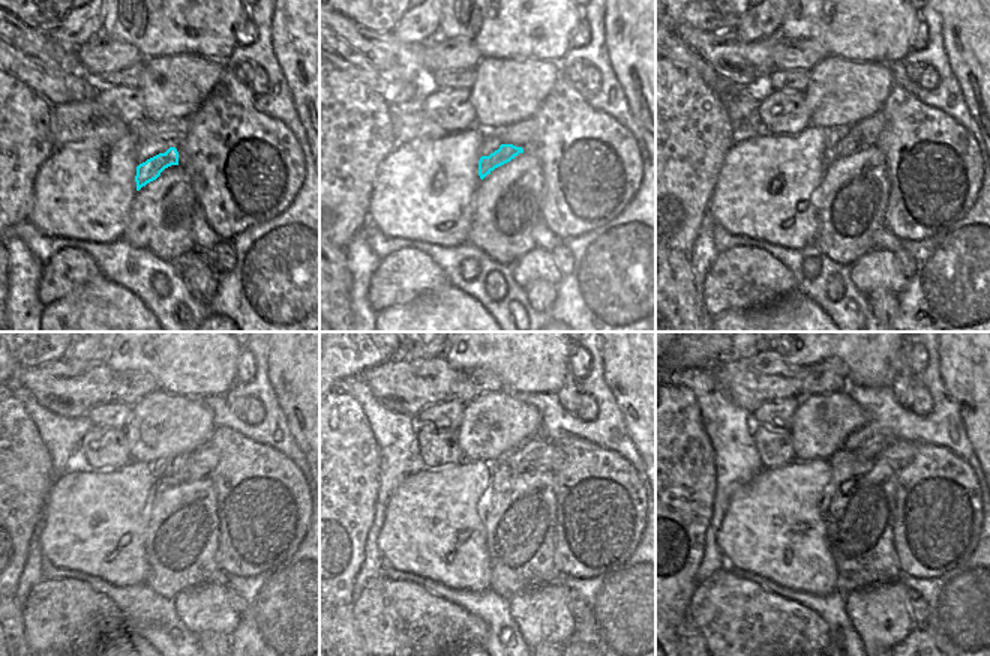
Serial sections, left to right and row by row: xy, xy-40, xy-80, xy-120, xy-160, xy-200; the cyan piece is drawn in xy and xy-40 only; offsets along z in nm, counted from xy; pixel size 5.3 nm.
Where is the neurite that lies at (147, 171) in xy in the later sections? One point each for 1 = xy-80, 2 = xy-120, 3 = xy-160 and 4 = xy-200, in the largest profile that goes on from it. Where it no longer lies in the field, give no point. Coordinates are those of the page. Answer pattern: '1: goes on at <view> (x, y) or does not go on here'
1: goes on at xy-80 (846, 146)
2: goes on at xy-120 (177, 475)
3: goes on at xy-160 (522, 458)
4: goes on at xy-200 (873, 448)

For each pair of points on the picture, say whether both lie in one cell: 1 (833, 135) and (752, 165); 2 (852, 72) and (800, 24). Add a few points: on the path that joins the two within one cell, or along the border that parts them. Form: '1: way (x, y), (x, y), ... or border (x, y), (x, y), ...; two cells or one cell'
1: border (825, 129), (827, 149); two cells
2: border (827, 53), (836, 57), (870, 63); two cells

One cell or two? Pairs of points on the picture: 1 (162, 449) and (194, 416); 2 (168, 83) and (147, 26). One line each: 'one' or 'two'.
1: one
2: two

